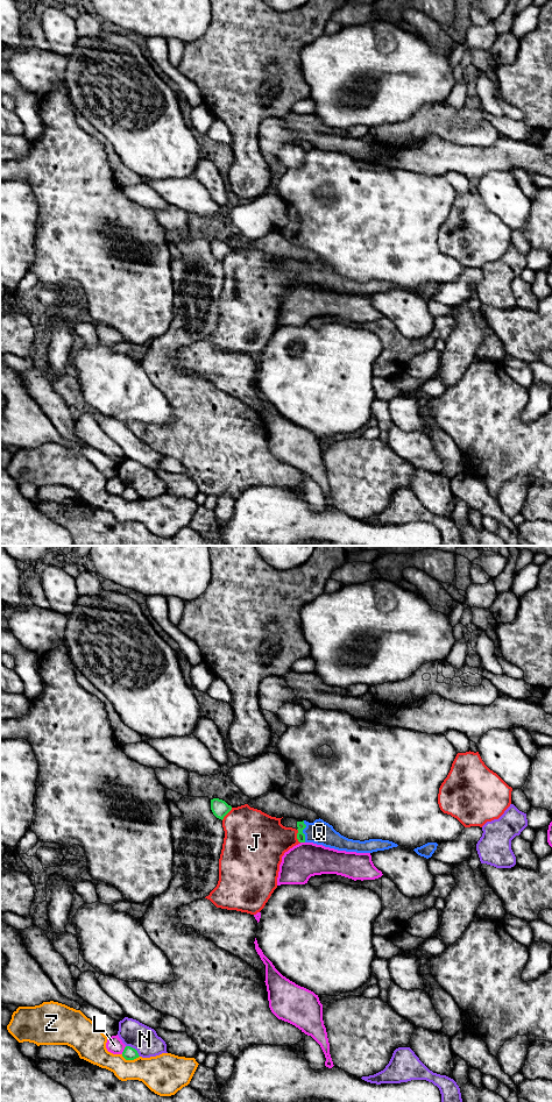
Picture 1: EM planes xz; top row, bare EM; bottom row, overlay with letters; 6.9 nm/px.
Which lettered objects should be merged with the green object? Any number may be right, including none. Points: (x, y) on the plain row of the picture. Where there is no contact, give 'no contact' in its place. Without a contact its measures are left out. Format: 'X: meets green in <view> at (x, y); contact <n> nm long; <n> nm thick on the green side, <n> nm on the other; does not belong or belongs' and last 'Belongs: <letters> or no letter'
J: meets green in xz at (297, 277); contact 110 nm long; 60 nm thick on the green side, 360 nm on the other; does not belong
L: meets green in xz at (124, 491); contact 70 nm long; 90 nm thick on the green side, 120 nm on the other; does not belong
N: meets green in xz at (134, 490); contact 130 nm long; 90 nm thick on the green side, 190 nm on the other; does not belong
Q: meets green in xz at (302, 272); contact 150 nm long; 60 nm thick on the green side, 170 nm on the other; belongs
Z: meets green in xz at (131, 500); contact 130 nm long; 90 nm thick on the green side, 280 nm on the other; does not belong
Belongs: Q

